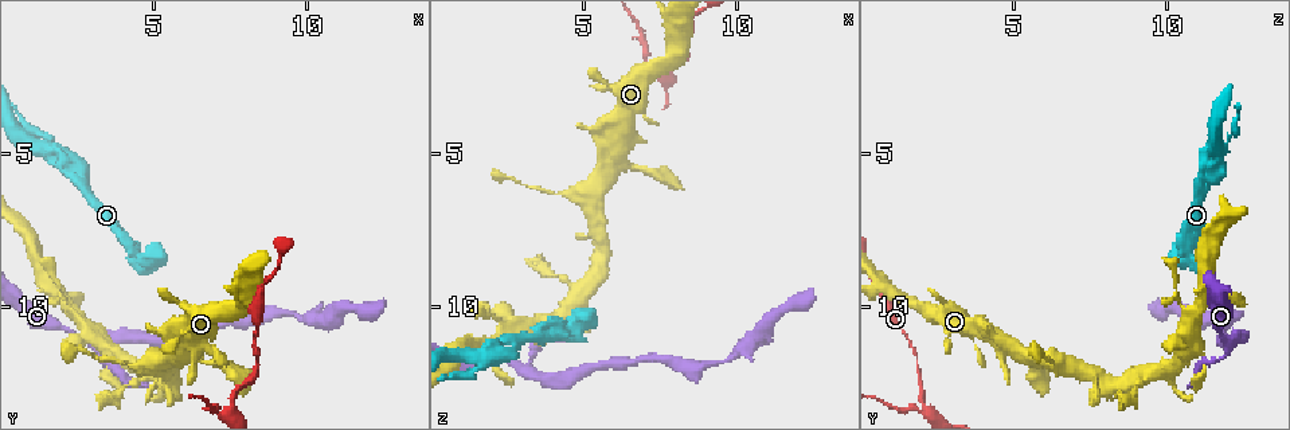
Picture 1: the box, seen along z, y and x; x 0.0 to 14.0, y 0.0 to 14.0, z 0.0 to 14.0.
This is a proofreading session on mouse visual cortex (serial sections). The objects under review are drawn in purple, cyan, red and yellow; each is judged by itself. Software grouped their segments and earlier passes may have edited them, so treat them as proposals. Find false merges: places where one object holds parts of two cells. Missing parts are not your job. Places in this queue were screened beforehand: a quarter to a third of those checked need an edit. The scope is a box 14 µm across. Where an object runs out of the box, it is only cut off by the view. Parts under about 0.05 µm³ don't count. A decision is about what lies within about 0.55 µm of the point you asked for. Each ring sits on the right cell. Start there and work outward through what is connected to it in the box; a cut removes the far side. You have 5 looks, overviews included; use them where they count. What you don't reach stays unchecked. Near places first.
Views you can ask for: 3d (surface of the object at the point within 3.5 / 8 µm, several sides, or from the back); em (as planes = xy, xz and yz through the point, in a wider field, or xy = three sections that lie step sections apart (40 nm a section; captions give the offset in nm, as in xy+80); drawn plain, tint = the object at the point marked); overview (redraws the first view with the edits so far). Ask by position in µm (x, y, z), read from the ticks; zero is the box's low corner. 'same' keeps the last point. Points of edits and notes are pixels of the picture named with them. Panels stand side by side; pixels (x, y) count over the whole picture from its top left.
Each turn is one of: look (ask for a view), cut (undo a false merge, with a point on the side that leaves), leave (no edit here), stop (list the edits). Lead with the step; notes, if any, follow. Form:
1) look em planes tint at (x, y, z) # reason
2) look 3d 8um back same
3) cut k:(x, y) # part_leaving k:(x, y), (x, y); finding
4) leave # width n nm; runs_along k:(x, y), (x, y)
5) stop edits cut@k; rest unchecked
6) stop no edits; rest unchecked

look 3d 3.5um at (7.4, 13.3, 2.1) # three arms meet

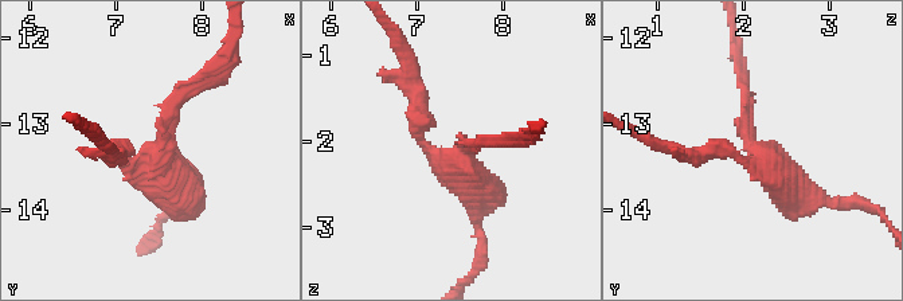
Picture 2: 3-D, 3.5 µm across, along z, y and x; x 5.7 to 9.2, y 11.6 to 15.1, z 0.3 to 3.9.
look em xy step 3 tint at (7.50, 13.35, 2.25) # arms 3; arm_widths 150, 200, 350 nm

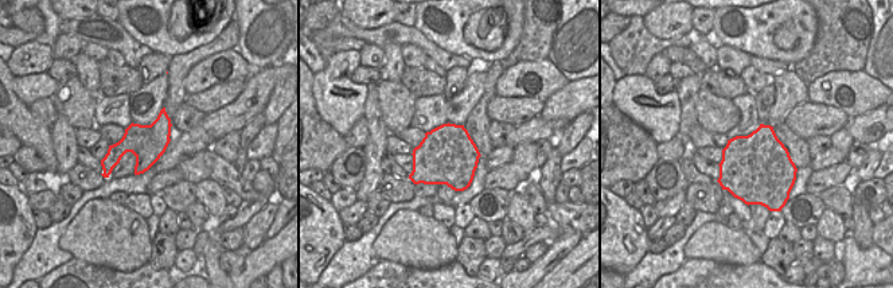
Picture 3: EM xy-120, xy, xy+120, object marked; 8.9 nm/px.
cut 2:(472, 203) # part_leaving 2:(461, 157), (477, 188), (477, 264); two cells meet here

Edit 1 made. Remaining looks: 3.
look 3d 3.5um at (4.6, 8.3, 10.7) # abrupt turn

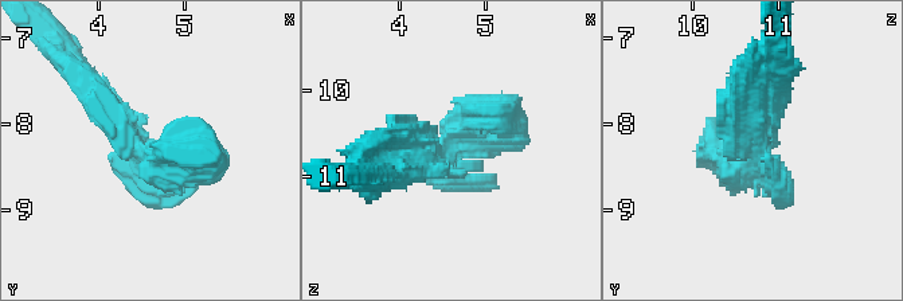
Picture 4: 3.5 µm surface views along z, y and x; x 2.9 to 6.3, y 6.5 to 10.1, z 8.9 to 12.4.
look em xy step 5 tint at (4.55, 8.35, 10.75)

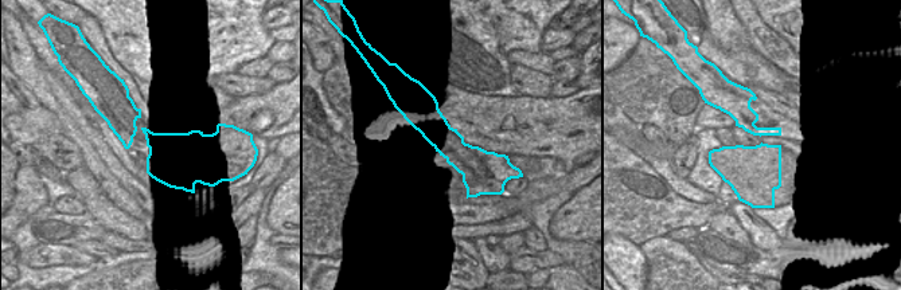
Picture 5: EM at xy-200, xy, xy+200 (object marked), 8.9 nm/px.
cut 4:(183, 183) # width 280 nm; part_leaving 4:(148, 160), (186, 148), (227, 165); two cells meet here

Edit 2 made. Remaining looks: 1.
stop edits cut@2, cut@4; rest unchecked

